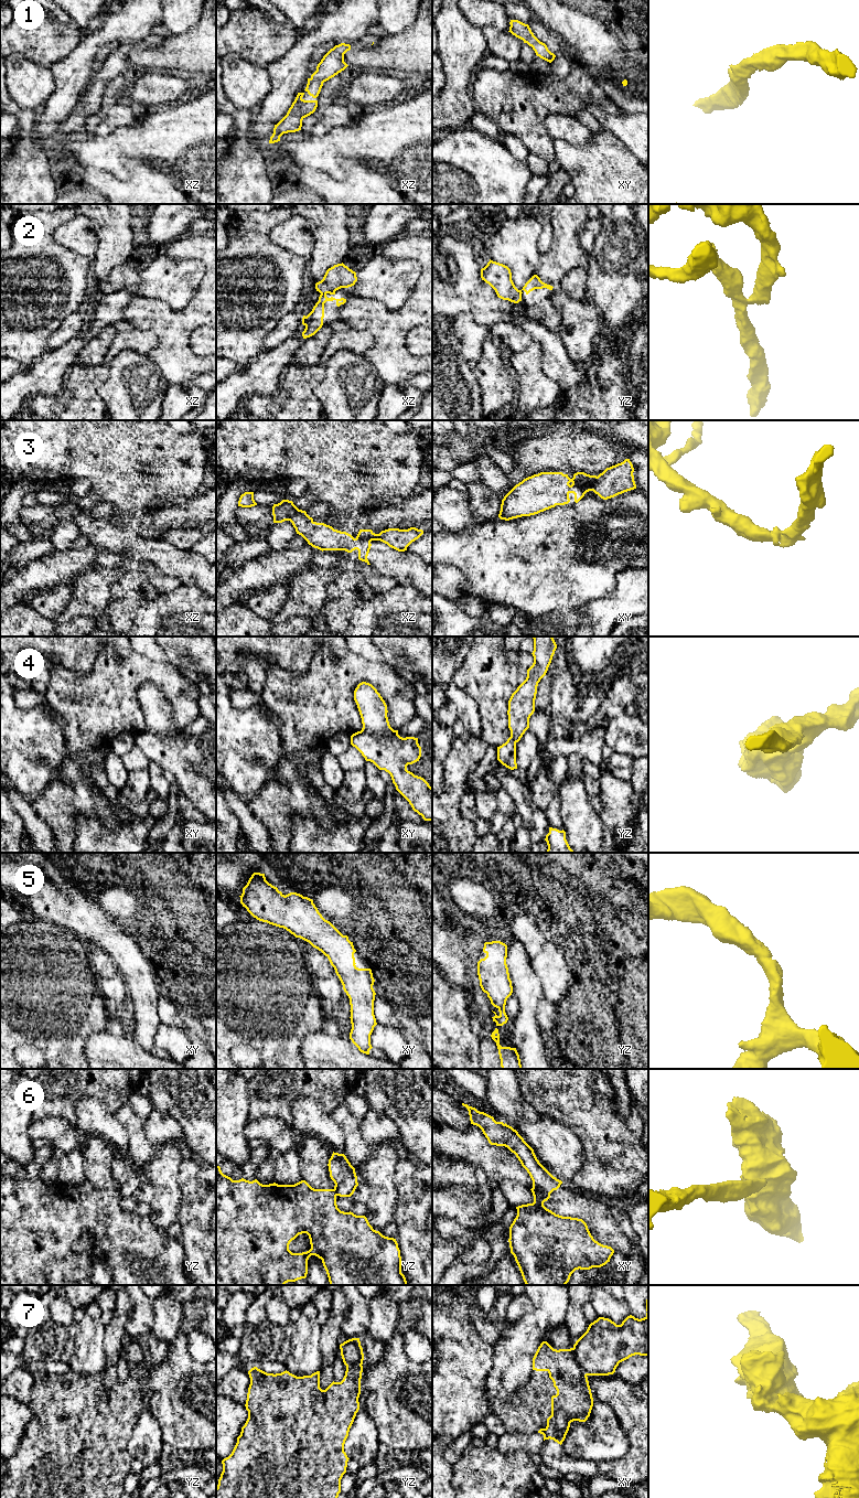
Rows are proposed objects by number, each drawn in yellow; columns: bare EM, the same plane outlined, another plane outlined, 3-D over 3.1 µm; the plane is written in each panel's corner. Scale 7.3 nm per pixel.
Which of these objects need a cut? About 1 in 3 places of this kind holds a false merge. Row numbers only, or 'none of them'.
2, 3, 6, 7

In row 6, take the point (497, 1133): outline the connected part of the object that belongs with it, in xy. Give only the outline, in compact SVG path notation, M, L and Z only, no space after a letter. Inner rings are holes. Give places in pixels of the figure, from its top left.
M462 1103L469 1111L471 1124L479 1126L491 1145L505 1146L516 1155L531 1180L531 1192L540 1196L543 1201L562 1184L554 1177L537 1159L534 1149L524 1141L516 1130L503 1122L496 1122L493 1116Z

